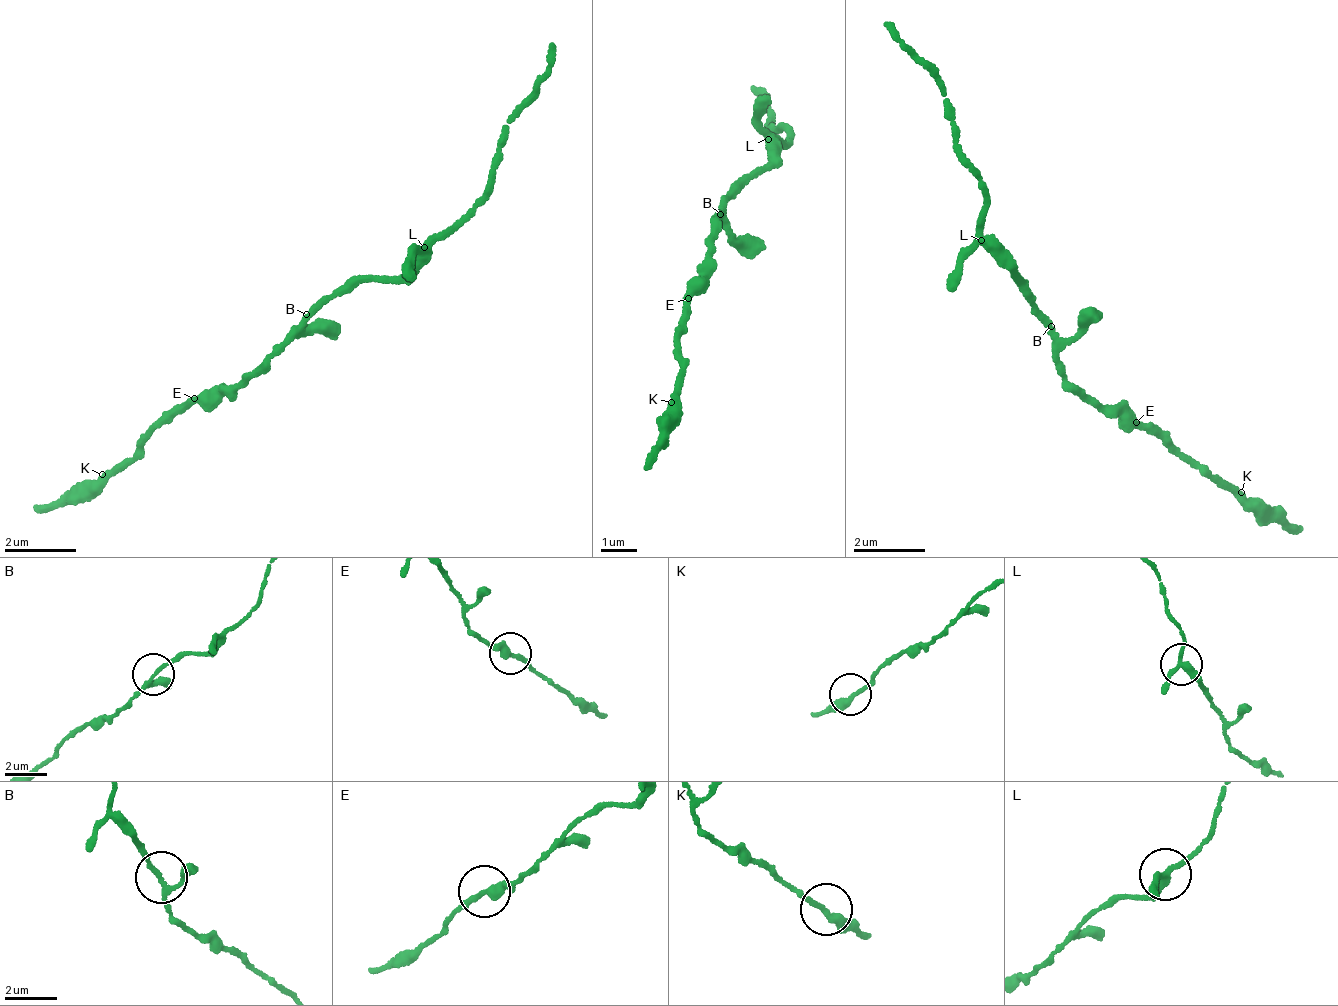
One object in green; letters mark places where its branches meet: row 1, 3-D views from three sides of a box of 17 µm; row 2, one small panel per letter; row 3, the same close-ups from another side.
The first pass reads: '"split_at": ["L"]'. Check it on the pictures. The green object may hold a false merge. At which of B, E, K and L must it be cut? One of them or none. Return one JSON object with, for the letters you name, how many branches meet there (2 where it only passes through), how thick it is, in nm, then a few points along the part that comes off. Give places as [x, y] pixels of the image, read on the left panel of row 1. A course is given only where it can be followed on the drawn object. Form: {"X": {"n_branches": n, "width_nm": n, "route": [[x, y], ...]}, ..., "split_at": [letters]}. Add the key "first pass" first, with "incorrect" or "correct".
{"first pass": "correct", "L": {"n_branches": 3, "width_nm": 240, "route": [[423, 244], [487, 191], [495, 143], [551, 40]]}, "split_at": ["L"]}

